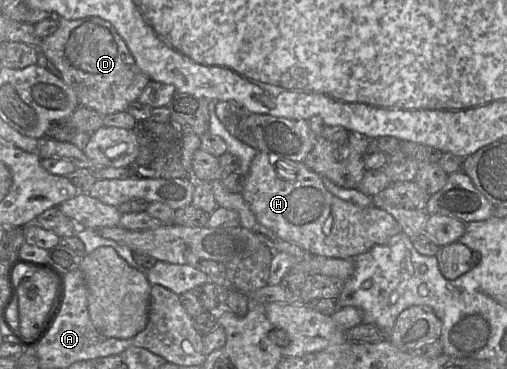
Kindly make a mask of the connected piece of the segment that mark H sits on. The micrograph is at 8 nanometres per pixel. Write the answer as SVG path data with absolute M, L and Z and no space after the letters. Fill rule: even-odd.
M258 152L243 179L242 196L258 222L281 239L296 244L314 256L352 259L375 245L387 244L401 232L395 219L374 205L359 206L327 190L323 178L305 165L284 157Z

